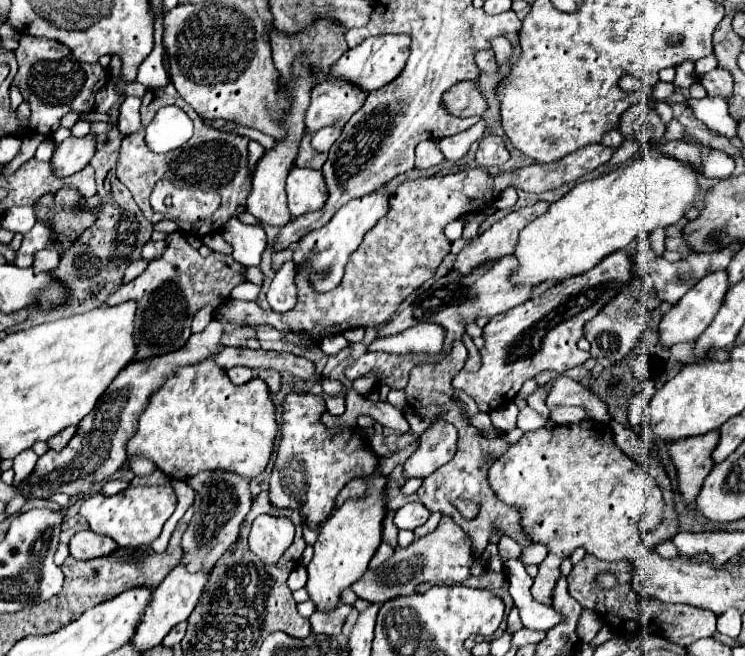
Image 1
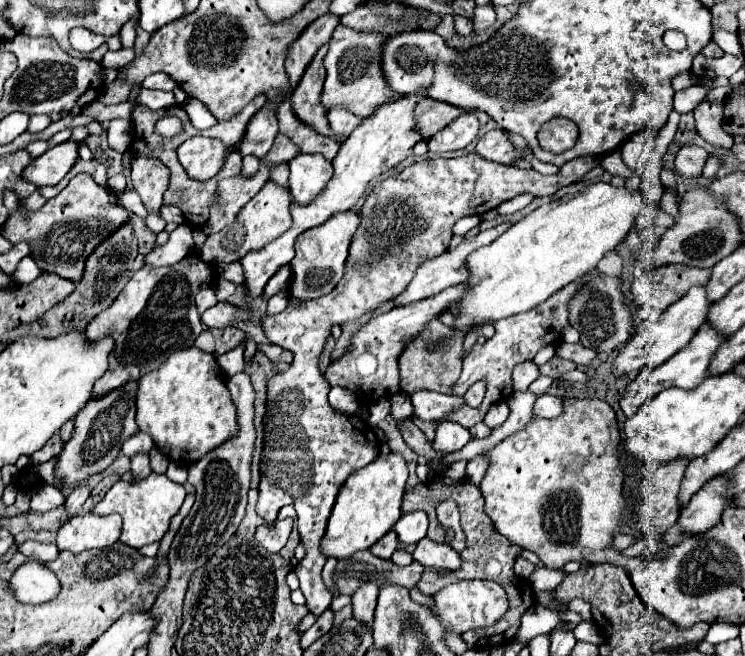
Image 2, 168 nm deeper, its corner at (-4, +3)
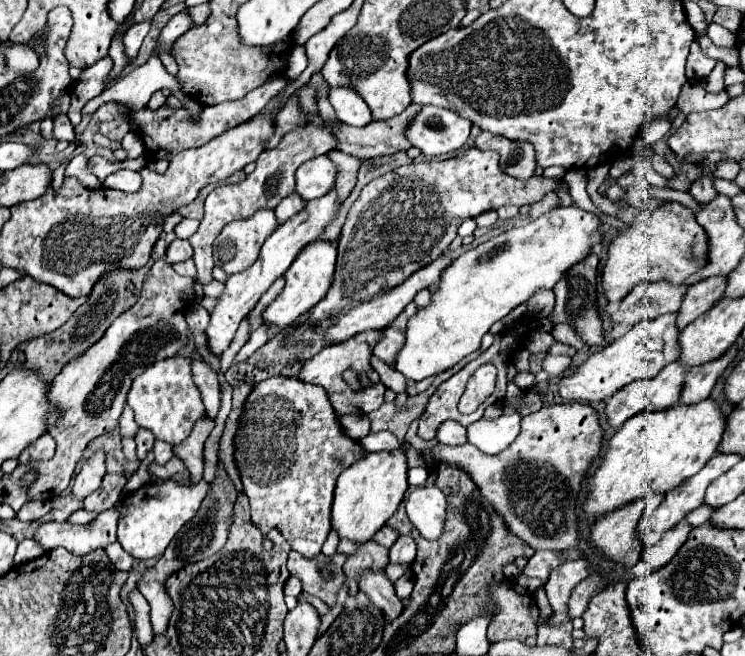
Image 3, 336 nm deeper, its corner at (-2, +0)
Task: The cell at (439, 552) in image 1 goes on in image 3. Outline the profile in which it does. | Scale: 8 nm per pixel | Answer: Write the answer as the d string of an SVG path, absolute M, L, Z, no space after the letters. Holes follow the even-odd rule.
M290 551L288 555L288 571L290 575L302 581L302 589L308 595L316 595L324 599L330 607L336 601L338 591L344 585L344 563L348 555L336 553L332 557L318 555L312 561L302 557L298 551Z

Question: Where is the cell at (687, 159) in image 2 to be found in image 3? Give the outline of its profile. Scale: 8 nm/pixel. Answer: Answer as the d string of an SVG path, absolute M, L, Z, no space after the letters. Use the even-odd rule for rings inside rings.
M704 177L696 179L696 181L690 185L690 193L692 193L700 203L706 203L706 201L710 201L710 199L714 199L714 197L718 195L716 189L712 187L712 181L710 181L710 179L704 179Z

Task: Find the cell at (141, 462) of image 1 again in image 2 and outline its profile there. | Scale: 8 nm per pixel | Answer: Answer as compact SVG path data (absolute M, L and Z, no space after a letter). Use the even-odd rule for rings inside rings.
M136 432L136 436L130 436L130 438L122 444L122 452L124 452L124 456L132 458L132 456L138 454L138 452L148 452L152 446L154 446L154 442L152 442L150 434L146 434L146 432Z

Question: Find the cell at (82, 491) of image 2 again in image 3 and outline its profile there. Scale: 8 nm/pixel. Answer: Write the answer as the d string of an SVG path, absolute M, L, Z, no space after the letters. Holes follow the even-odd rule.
M98 451L92 459L86 461L86 465L82 467L82 471L76 475L74 485L72 485L72 495L76 499L86 499L92 491L96 491L100 487L102 477L106 475L106 465L104 465L106 455L102 451Z

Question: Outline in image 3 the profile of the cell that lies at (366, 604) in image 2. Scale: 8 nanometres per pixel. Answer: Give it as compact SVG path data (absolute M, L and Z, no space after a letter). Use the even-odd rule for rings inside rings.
M368 541L364 545L358 547L358 553L350 555L348 561L346 561L346 577L348 577L348 595L350 597L356 597L356 593L360 591L358 589L358 581L360 581L360 575L362 571L378 571L378 569L384 569L388 565L388 549L374 543L374 541Z

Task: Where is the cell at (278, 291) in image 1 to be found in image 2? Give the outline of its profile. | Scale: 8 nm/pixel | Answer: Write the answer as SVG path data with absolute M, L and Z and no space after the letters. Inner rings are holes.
M280 292L278 296L274 296L274 298L268 302L268 310L266 310L266 314L268 314L268 316L280 314L286 306L288 306L288 292Z

